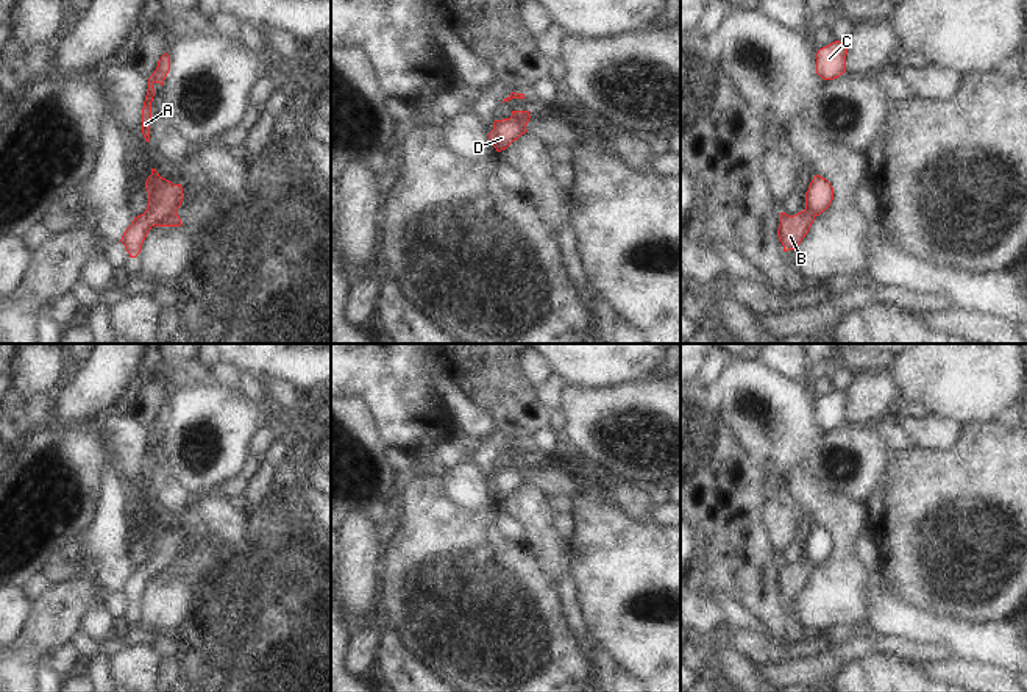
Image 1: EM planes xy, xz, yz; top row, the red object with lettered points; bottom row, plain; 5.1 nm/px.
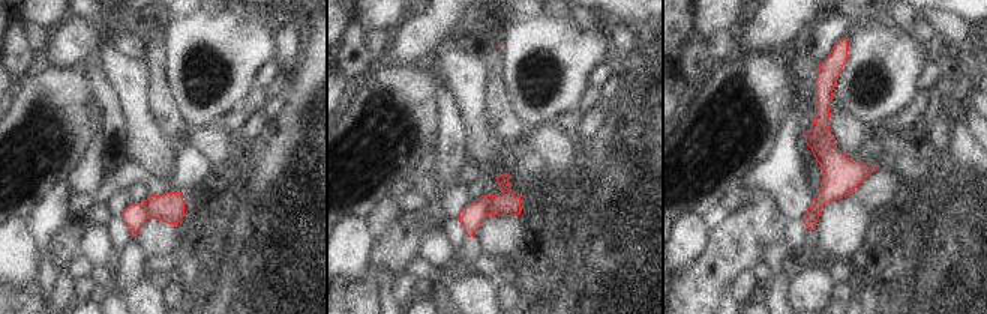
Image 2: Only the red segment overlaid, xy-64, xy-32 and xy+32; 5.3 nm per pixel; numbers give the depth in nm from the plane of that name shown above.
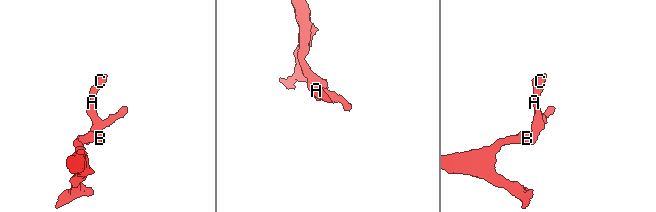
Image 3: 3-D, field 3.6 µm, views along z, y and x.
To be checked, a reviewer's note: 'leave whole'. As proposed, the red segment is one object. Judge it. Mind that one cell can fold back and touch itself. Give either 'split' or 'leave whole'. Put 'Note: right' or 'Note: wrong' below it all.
split
Note: wrong

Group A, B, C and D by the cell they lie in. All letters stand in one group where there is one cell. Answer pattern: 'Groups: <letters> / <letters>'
Groups: A C D / B.

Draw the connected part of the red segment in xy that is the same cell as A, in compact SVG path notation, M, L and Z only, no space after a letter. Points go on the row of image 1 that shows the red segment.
M164 53L158 61L156 70L148 78L148 91L142 108L142 134L147 142L150 142L148 139L150 139L150 120L151 120L151 102L155 97L153 84L159 83L162 86L169 70L170 70L170 58L167 53Z

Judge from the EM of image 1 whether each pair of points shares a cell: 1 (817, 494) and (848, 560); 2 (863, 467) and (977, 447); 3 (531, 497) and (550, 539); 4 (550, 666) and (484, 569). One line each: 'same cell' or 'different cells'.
1: same cell
2: different cells
3: same cell
4: same cell

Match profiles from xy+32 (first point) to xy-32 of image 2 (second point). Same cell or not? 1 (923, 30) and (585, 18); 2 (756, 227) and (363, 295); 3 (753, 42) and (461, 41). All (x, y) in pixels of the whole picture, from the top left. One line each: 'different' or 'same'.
1: same
2: same
3: different

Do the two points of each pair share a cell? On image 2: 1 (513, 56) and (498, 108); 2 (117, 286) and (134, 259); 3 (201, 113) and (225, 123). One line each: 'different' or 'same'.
1: different
2: same
3: different

